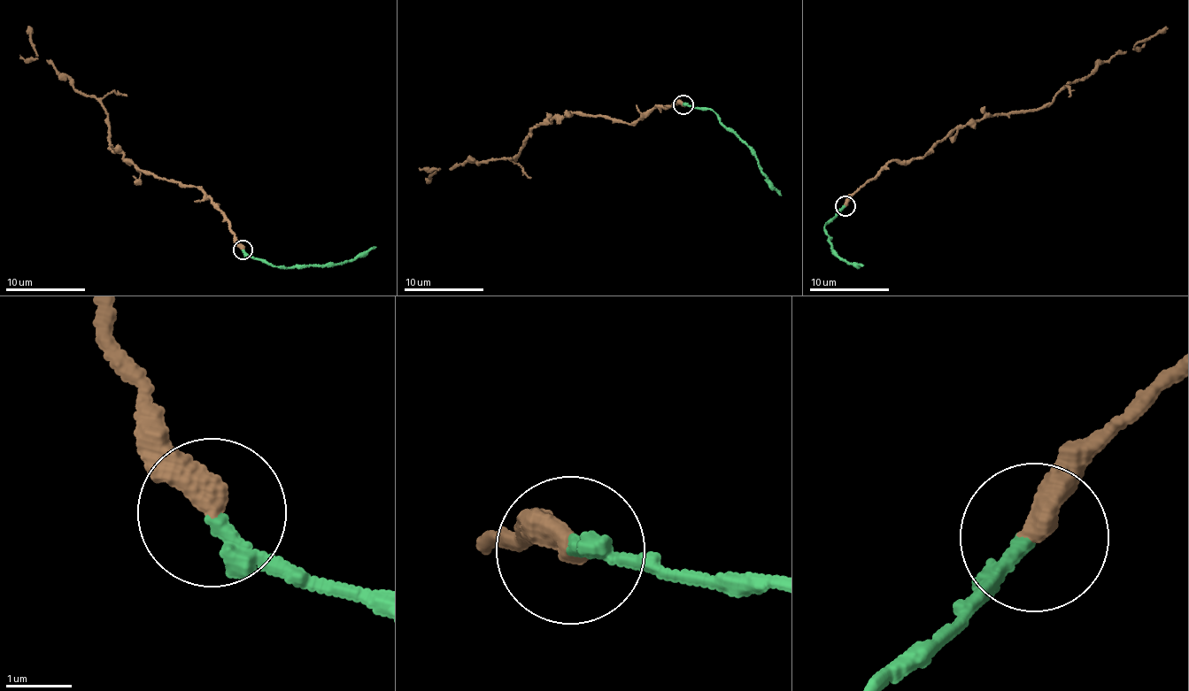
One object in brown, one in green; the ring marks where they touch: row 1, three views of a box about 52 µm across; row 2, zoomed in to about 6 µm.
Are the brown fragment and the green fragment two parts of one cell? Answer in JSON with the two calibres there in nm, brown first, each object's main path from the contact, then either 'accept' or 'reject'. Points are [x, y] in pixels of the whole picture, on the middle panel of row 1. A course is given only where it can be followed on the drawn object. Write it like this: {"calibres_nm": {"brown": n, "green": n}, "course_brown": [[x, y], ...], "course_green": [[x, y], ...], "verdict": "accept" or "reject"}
{"calibres_nm": {"brown": 400, "green": 240}, "course_brown": [[683, 103], [653, 107], [629, 123], [574, 111], [556, 116], [532, 128], [520, 155], [439, 169], [428, 183]], "course_green": [[683, 103], [714, 111], [756, 157], [768, 187], [780, 195]], "verdict": "accept"}

